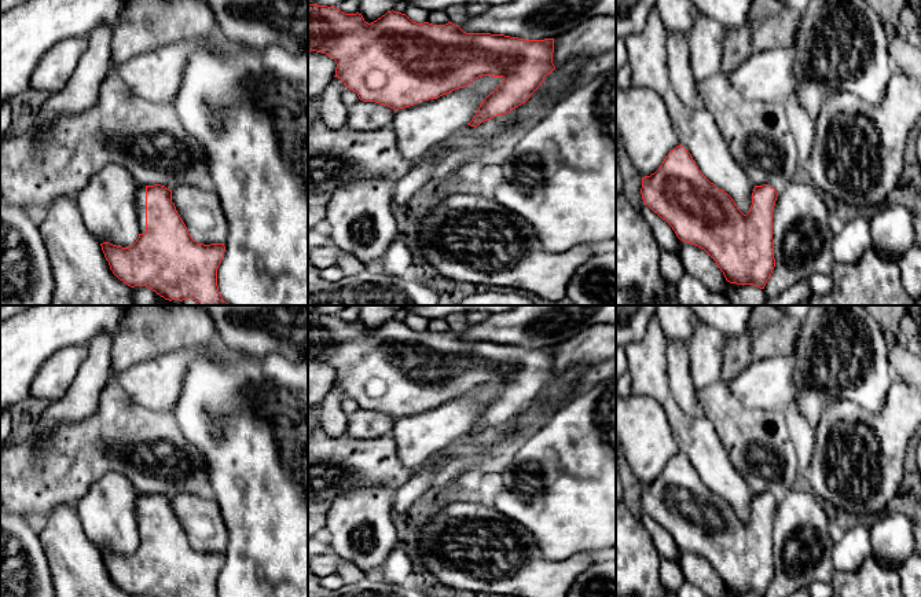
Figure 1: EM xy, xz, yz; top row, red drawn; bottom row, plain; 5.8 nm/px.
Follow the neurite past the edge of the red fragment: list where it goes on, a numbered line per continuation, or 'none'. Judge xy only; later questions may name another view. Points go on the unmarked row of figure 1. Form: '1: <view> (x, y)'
1: xy (140, 509)

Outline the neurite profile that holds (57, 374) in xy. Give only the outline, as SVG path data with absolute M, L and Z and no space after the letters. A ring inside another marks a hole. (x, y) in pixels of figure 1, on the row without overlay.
M87 345L63 348L49 356L33 378L29 395L49 402L59 400L71 387L87 356Z

